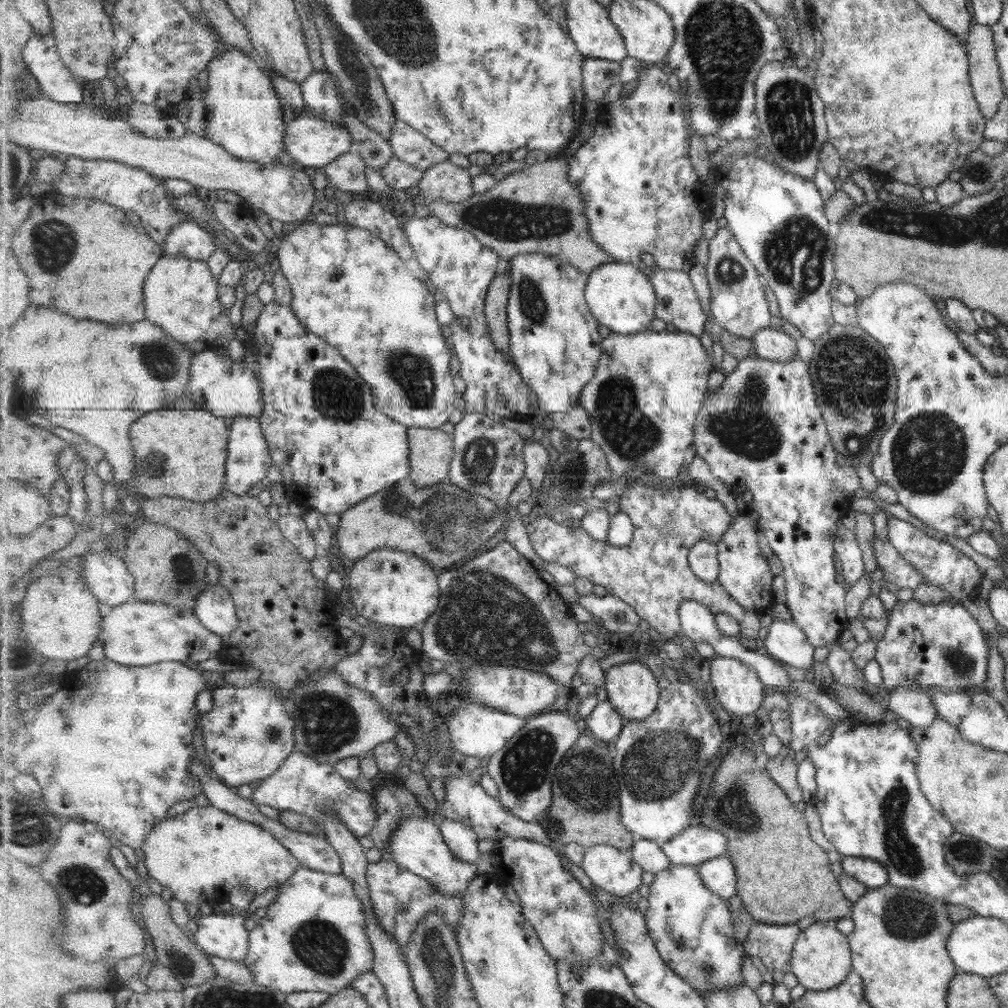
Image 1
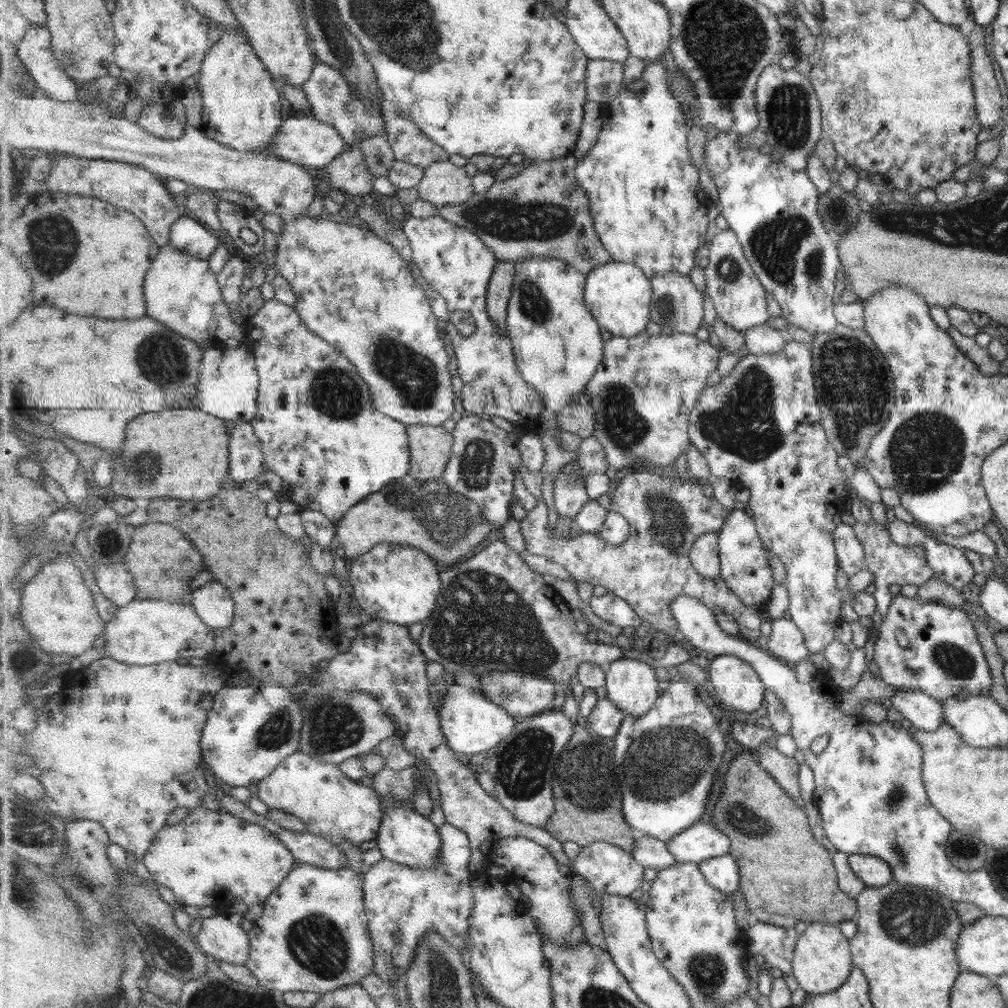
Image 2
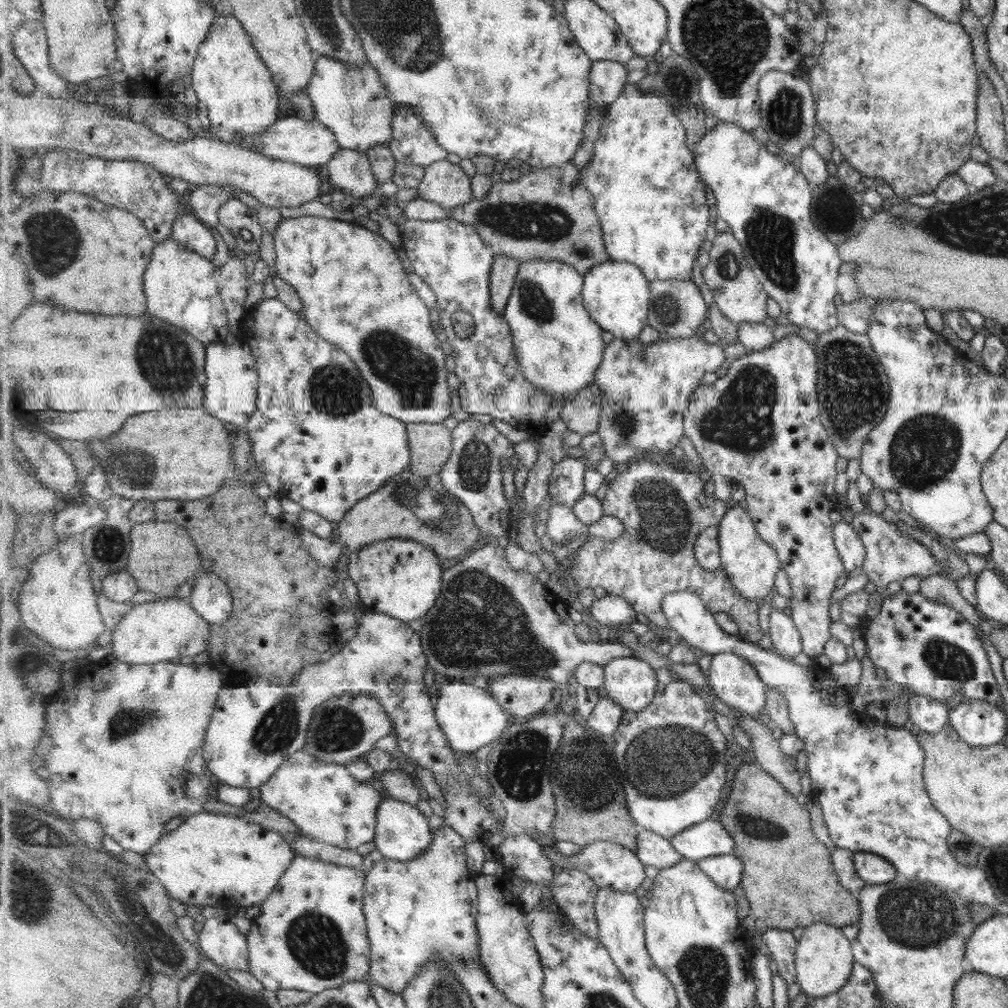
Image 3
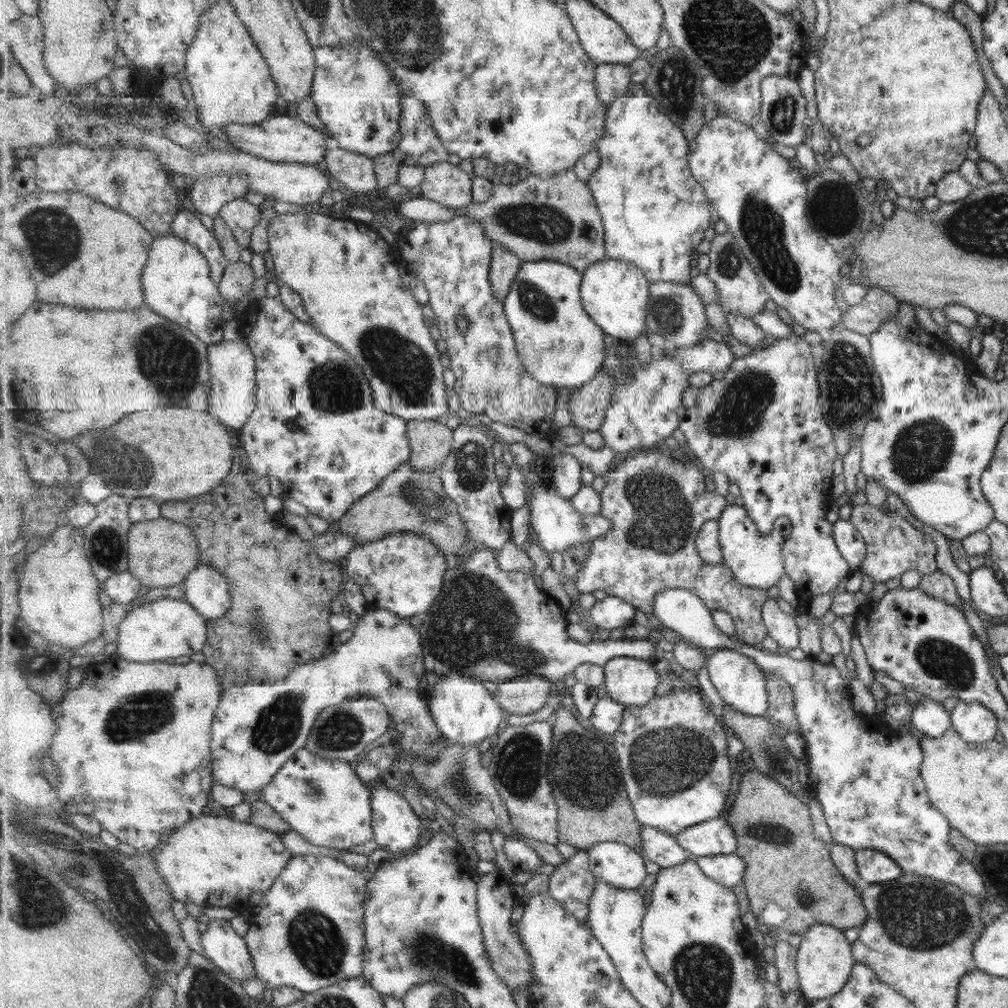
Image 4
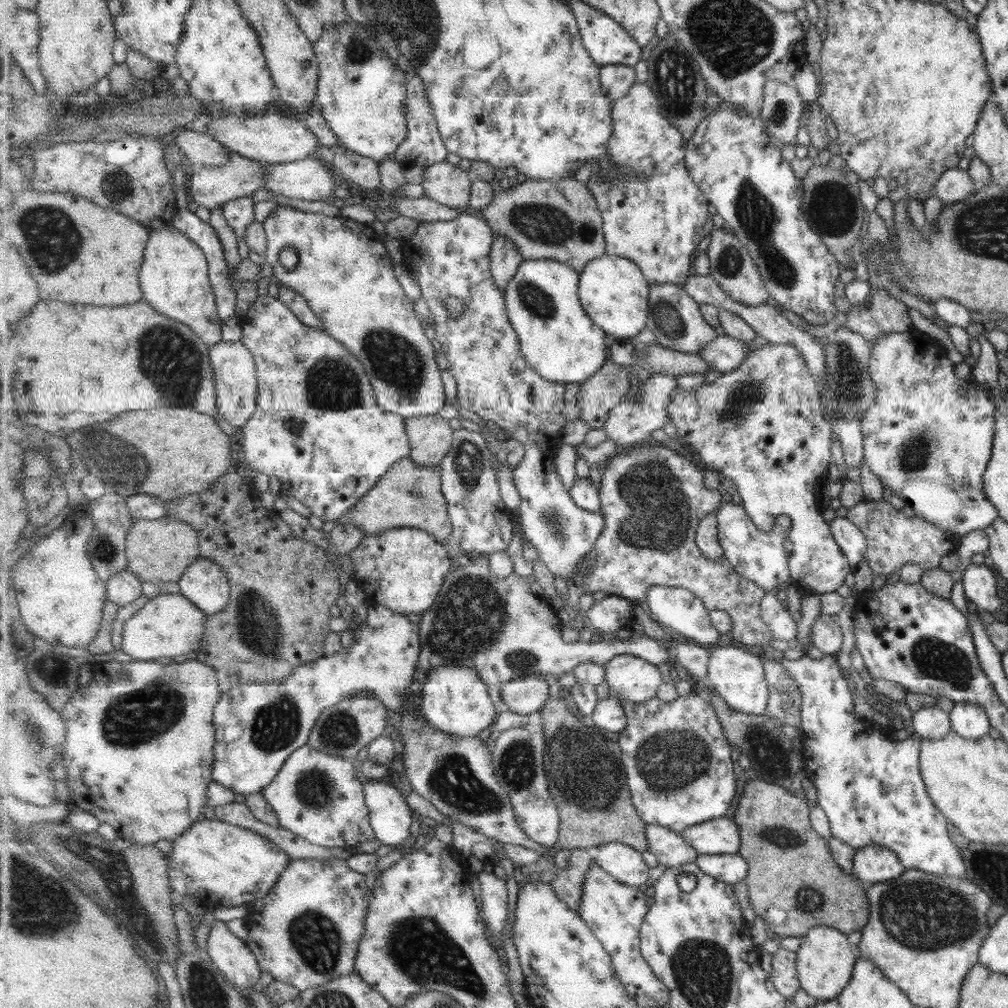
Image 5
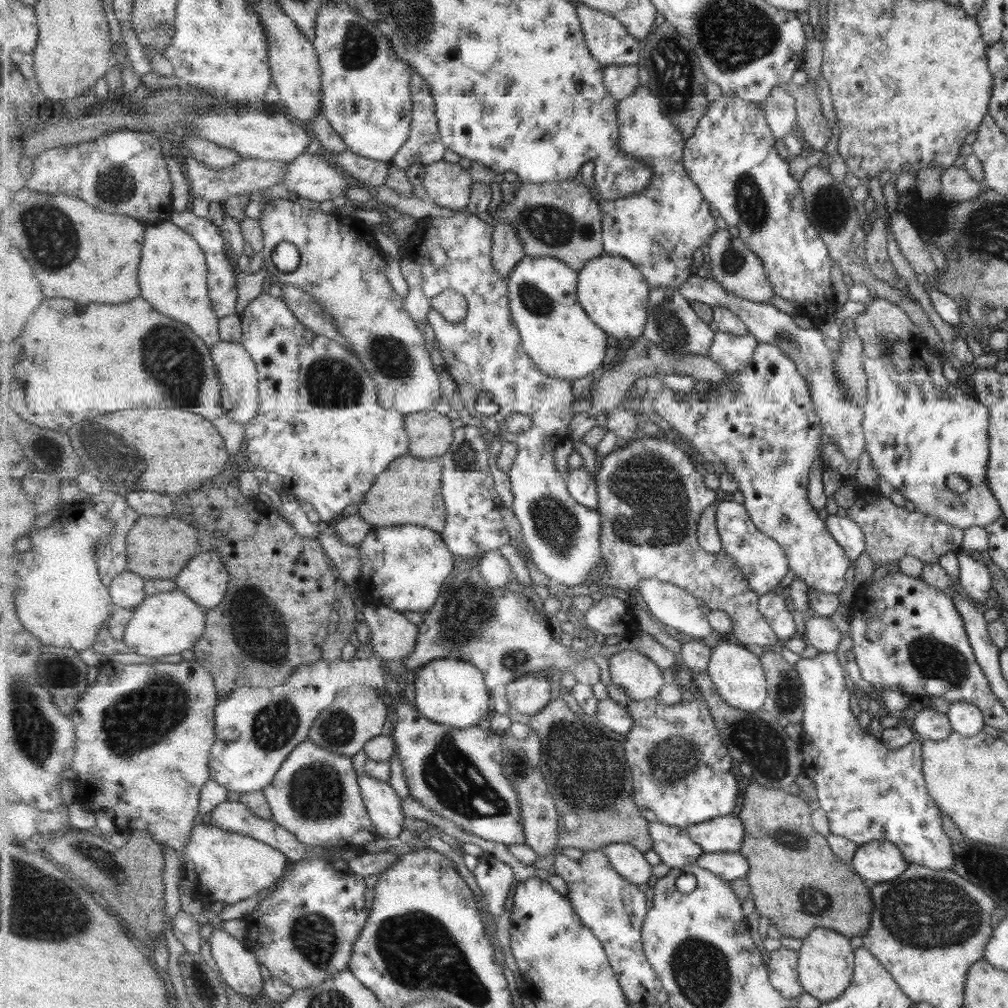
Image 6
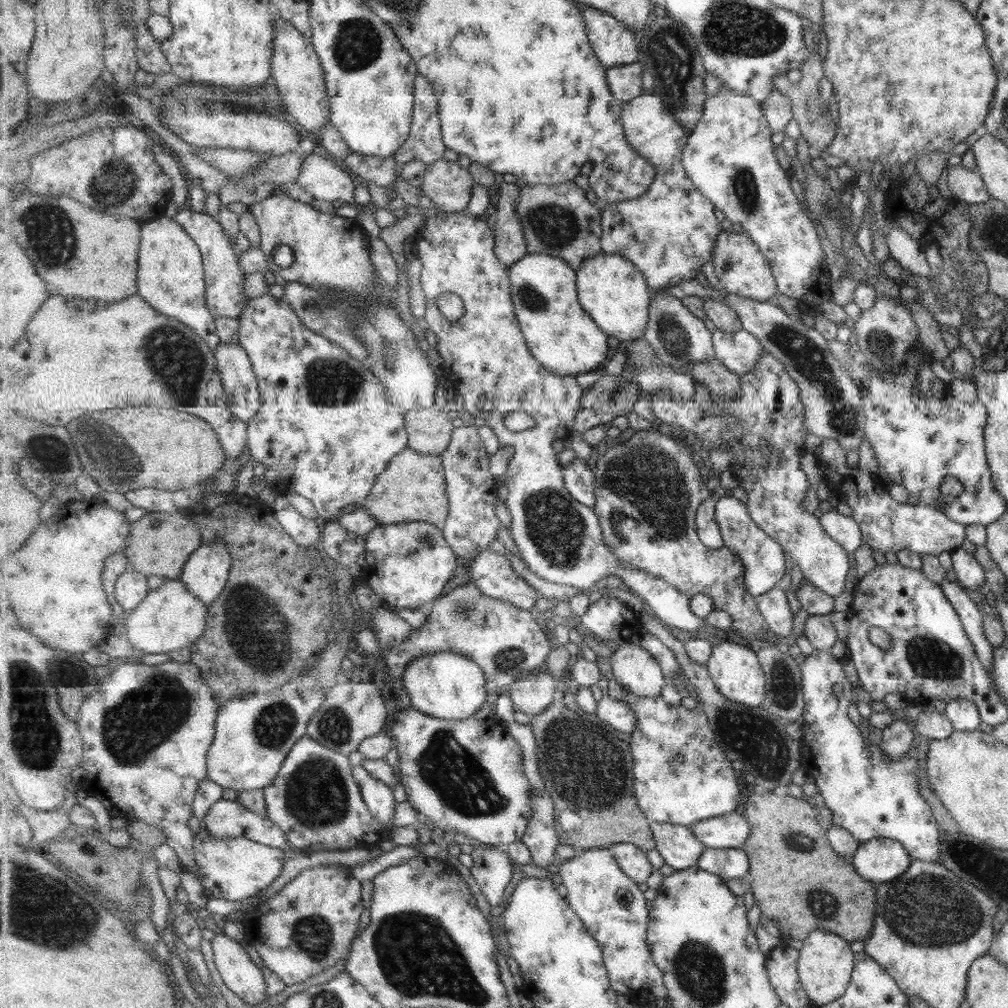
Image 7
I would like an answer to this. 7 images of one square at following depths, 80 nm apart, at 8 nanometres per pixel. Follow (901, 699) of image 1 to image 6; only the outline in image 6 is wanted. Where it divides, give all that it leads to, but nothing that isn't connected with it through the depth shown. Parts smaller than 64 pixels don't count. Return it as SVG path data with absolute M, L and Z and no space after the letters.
M931 707L916 712L912 721L911 730L920 741L925 739L941 741L949 736L952 731L946 715L934 711Z

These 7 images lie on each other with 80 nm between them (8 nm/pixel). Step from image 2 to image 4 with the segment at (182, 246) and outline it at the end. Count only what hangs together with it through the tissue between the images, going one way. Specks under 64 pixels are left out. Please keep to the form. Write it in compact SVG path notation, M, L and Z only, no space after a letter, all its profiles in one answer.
M181 209L175 217L173 224L175 236L193 243L203 255L206 256L211 266L211 277L219 285L223 279L223 272L227 269L228 262L223 256L221 244L213 235L213 230L208 230L201 224L197 212L191 213Z

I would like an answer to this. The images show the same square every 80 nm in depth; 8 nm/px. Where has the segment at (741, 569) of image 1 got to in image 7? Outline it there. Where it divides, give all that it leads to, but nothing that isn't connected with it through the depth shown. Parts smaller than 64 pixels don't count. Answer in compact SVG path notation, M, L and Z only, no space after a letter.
M733 496L721 497L716 504L716 519L724 539L724 546L742 558L746 567L746 587L751 594L757 598L786 583L788 576L785 566L786 550L751 518L746 503Z

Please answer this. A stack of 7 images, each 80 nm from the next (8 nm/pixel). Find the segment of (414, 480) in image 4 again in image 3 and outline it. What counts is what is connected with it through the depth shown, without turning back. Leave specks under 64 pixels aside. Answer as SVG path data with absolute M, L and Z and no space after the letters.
M411 467L390 478L385 486L369 497L362 498L337 524L336 538L348 548L349 553L377 541L411 539L434 550L444 560L459 558L459 561L486 543L483 531L479 531L475 524L474 515L463 501L446 489L440 475L422 477L416 475Z

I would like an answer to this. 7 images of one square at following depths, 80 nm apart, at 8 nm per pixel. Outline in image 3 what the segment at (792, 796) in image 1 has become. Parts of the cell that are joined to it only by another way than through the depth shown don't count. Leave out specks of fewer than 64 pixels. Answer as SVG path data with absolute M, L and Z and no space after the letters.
M741 714L738 724L751 737L755 762L782 783L791 796L800 796L800 775L795 768L795 758L783 754L779 740L773 740L773 734L767 728L765 719L756 716L749 718Z

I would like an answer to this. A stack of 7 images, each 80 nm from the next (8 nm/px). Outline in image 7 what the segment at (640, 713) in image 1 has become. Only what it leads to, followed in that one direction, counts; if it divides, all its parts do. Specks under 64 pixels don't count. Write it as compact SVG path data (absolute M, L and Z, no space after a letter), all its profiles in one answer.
M628 640L608 659L615 678L637 696L655 698L669 683L654 655Z

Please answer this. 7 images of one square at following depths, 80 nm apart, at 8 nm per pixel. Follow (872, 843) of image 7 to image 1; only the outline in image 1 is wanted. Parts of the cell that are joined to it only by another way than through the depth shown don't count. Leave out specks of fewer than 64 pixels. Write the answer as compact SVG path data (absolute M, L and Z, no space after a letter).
M842 857L838 869L851 876L853 880L863 884L867 889L876 889L888 883L887 874L879 862L865 857Z

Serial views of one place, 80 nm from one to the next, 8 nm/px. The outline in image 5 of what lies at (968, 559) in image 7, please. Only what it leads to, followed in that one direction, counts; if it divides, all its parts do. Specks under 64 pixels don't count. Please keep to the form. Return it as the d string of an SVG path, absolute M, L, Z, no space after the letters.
M969 563L961 572L960 582L964 598L973 610L981 614L992 614L999 610L1001 601L995 595L998 581L988 567Z

